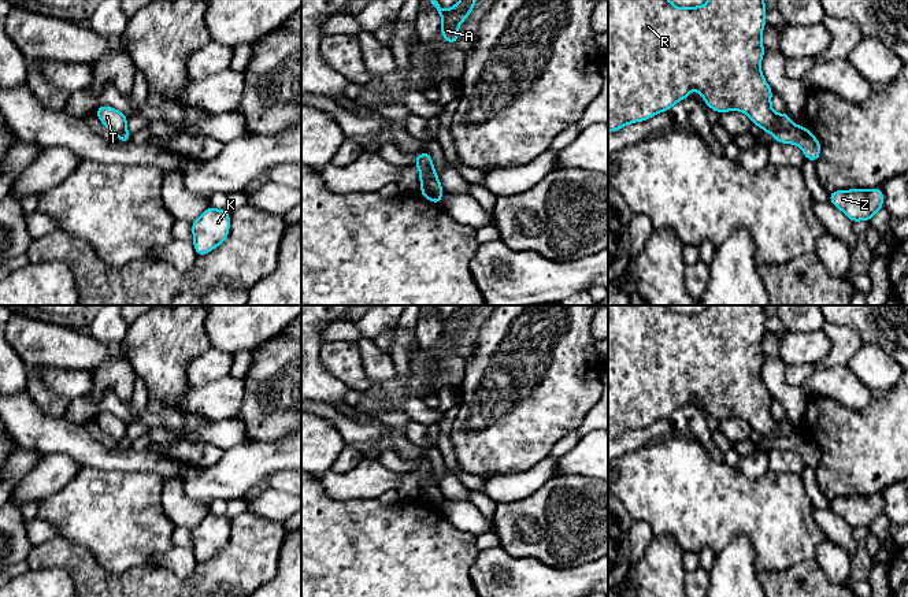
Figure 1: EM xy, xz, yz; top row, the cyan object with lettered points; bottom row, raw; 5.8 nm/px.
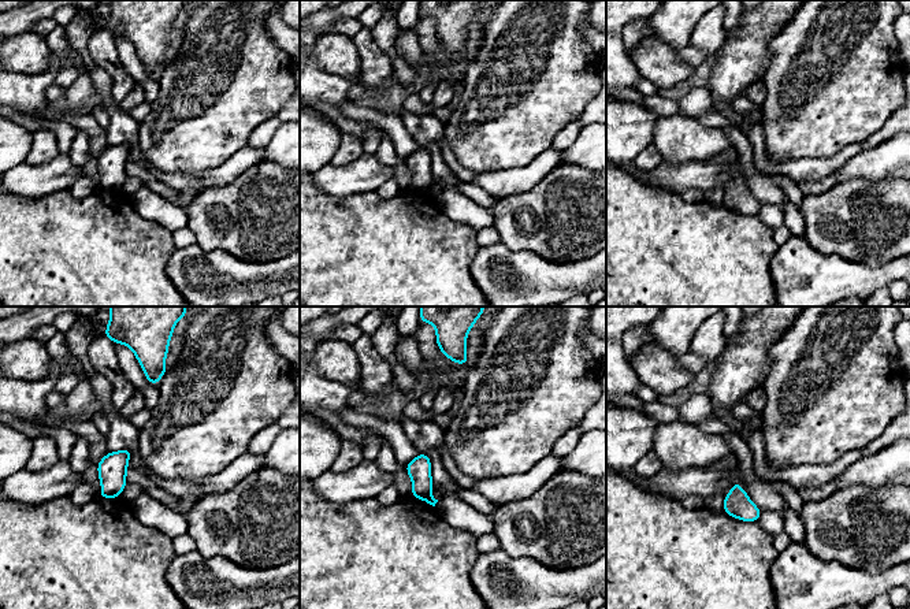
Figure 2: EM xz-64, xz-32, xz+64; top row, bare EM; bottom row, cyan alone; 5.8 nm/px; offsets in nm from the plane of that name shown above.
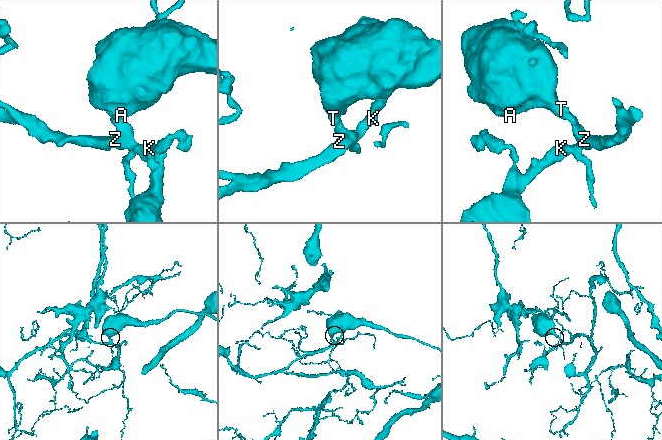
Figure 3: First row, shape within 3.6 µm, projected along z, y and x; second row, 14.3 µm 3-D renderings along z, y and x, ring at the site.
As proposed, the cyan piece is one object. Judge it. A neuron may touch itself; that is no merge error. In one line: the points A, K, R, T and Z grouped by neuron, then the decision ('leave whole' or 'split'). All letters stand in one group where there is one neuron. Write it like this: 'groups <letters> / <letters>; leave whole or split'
groups A R T / K Z; split

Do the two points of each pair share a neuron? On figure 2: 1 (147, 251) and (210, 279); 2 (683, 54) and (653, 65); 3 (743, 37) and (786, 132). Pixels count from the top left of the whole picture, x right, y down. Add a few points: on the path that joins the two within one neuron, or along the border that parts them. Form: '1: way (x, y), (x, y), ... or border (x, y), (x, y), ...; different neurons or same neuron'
1: border (175, 247), (166, 264), (166, 275), (178, 290); different neurons
2: border (673, 48), (683, 60), (695, 69); different neurons
3: border (769, 47), (771, 62), (761, 80); different neurons

